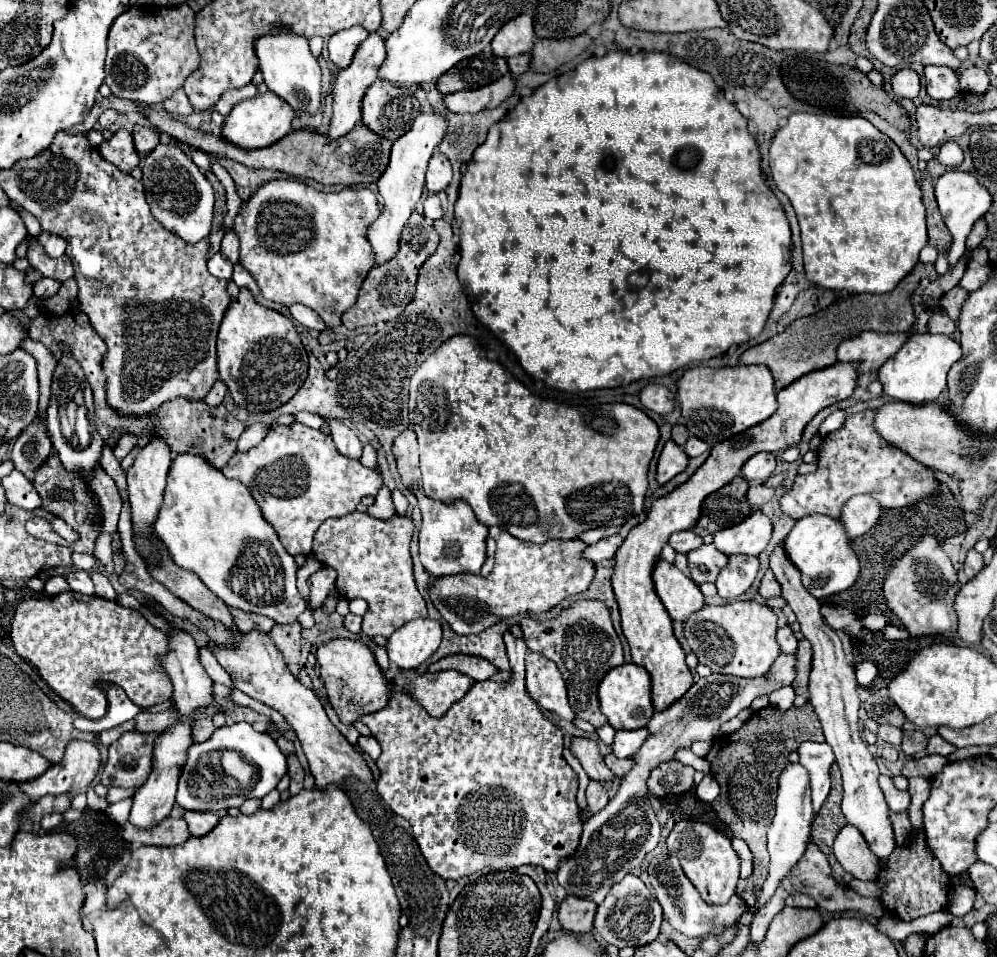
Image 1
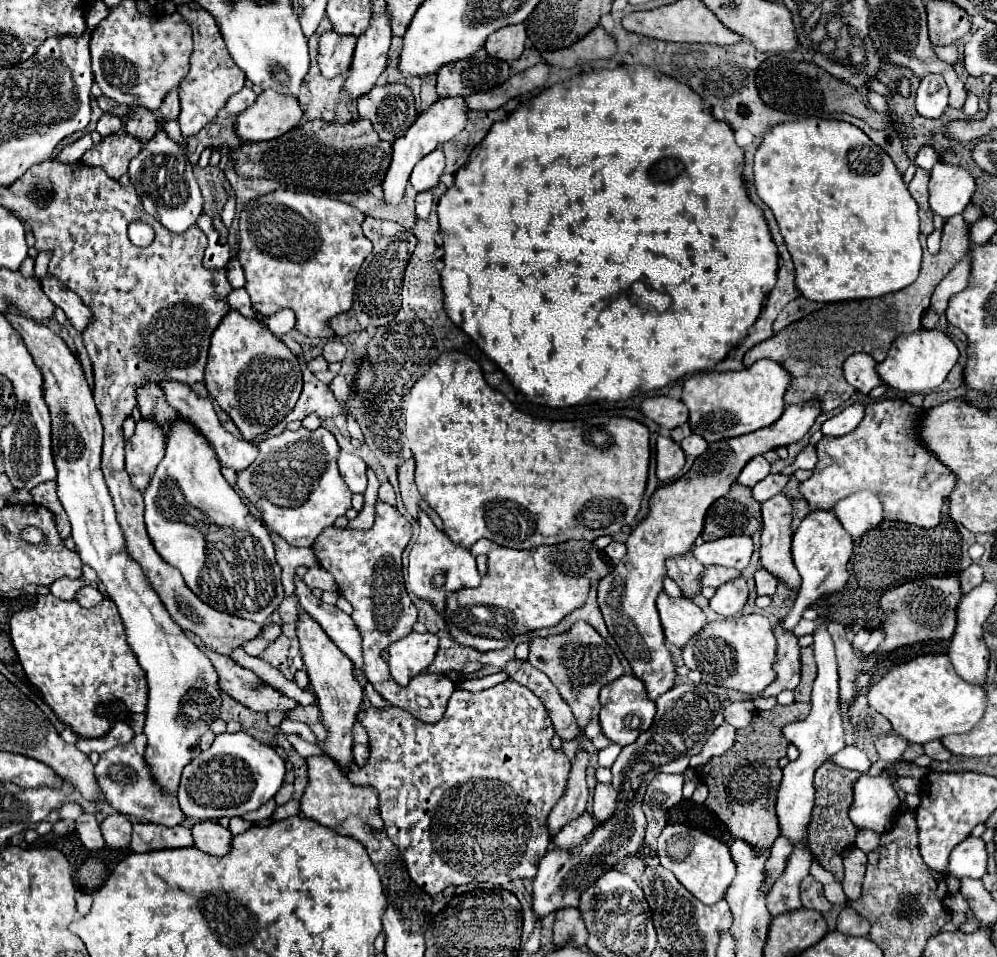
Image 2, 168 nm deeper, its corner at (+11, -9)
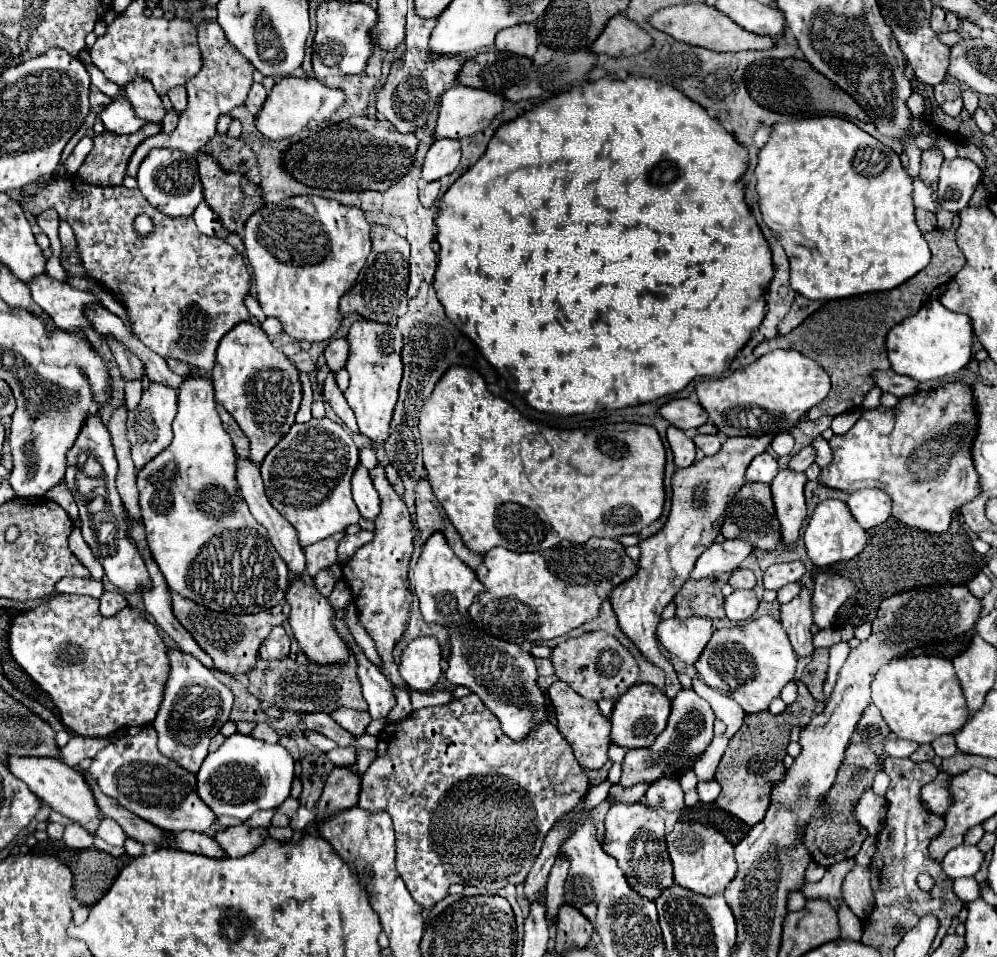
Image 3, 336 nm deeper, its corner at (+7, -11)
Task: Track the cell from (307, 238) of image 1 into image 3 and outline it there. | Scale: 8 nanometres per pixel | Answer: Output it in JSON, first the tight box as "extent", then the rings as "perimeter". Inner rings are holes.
{"extent":[243,196,369,342],"perimeter":[[[291,196],[279,204],[265,204],[245,224],[243,244],[249,266],[253,268],[255,294],[265,316],[279,318],[287,328],[285,332],[297,340],[327,342],[341,326],[337,312],[339,300],[355,286],[369,252],[369,224],[359,208],[343,206],[335,200],[321,196]]]}

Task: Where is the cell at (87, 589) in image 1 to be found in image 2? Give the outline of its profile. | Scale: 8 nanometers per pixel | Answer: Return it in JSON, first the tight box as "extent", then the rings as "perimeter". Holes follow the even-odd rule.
{"extent":[75,586,103,608],"perimeter":[[[85,586],[85,588],[79,590],[79,594],[77,594],[75,600],[77,600],[81,606],[91,608],[91,606],[95,606],[95,604],[99,604],[99,602],[103,600],[103,594],[101,594],[97,588],[93,588],[93,586]]]}

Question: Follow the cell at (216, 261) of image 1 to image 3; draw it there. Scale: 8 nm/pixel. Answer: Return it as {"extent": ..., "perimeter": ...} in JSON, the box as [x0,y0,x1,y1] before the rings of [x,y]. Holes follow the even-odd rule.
{"extent":[193,202,223,236],"perimeter":[[[201,202],[197,206],[197,210],[193,212],[193,220],[195,220],[199,232],[205,236],[221,236],[223,234],[221,218],[205,202]]]}

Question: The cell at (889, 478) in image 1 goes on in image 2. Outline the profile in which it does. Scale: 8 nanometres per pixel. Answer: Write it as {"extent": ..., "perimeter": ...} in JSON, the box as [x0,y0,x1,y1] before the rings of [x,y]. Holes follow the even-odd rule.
{"extent":[799,398,957,528],"perimeter":[[[901,398],[877,400],[867,404],[867,414],[853,432],[845,436],[823,436],[821,442],[817,444],[819,462],[813,470],[813,476],[799,486],[801,494],[811,504],[811,508],[831,510],[845,496],[859,490],[869,490],[879,496],[883,504],[883,516],[887,520],[899,520],[923,528],[935,528],[941,522],[943,502],[953,492],[957,476],[947,466],[937,462],[937,458],[933,458],[933,454],[929,454],[929,450],[921,446],[921,440],[915,434],[921,418],[923,418],[923,408],[915,408],[907,400]]]}

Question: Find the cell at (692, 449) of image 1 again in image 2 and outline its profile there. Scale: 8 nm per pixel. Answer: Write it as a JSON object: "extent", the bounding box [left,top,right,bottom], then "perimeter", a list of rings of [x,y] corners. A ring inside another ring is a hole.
{"extent":[681,434,707,456],"perimeter":[[[691,434],[691,436],[681,440],[681,448],[689,456],[701,456],[707,450],[707,442],[705,442],[705,438],[701,438],[697,434]]]}

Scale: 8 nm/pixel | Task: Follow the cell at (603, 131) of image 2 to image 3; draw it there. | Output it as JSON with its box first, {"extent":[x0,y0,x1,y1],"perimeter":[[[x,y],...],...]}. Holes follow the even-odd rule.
{"extent":[435,76,775,416],"perimeter":[[[629,76],[627,80],[615,80],[615,78],[601,78],[597,82],[585,82],[581,86],[575,86],[569,92],[551,96],[549,100],[545,100],[543,104],[535,106],[533,110],[525,112],[523,116],[505,122],[503,126],[497,128],[497,132],[493,134],[493,138],[489,140],[489,148],[485,150],[485,154],[461,176],[453,182],[453,186],[443,194],[443,204],[439,200],[437,206],[437,242],[441,244],[441,252],[439,252],[439,266],[435,272],[435,290],[437,290],[437,298],[443,304],[445,312],[449,314],[449,320],[453,320],[453,324],[457,324],[457,328],[461,332],[465,332],[481,350],[481,354],[493,364],[493,368],[505,376],[509,380],[509,384],[525,396],[527,404],[533,406],[539,412],[547,412],[547,414],[557,414],[557,416],[571,416],[571,414],[587,414],[599,408],[625,408],[625,406],[637,406],[637,404],[645,404],[645,402],[653,402],[661,396],[667,394],[675,394],[681,392],[693,378],[699,376],[721,376],[731,360],[735,358],[735,354],[743,348],[743,344],[747,344],[747,340],[751,338],[753,330],[759,328],[761,320],[765,318],[765,292],[769,282],[773,280],[775,268],[773,268],[773,256],[771,256],[771,248],[759,228],[759,224],[755,222],[749,206],[745,204],[745,186],[741,182],[741,176],[747,170],[747,148],[743,144],[739,144],[723,126],[719,120],[711,118],[705,108],[693,100],[689,100],[685,94],[681,94],[677,88],[669,86],[669,84],[659,84],[651,78],[633,78]]]}

